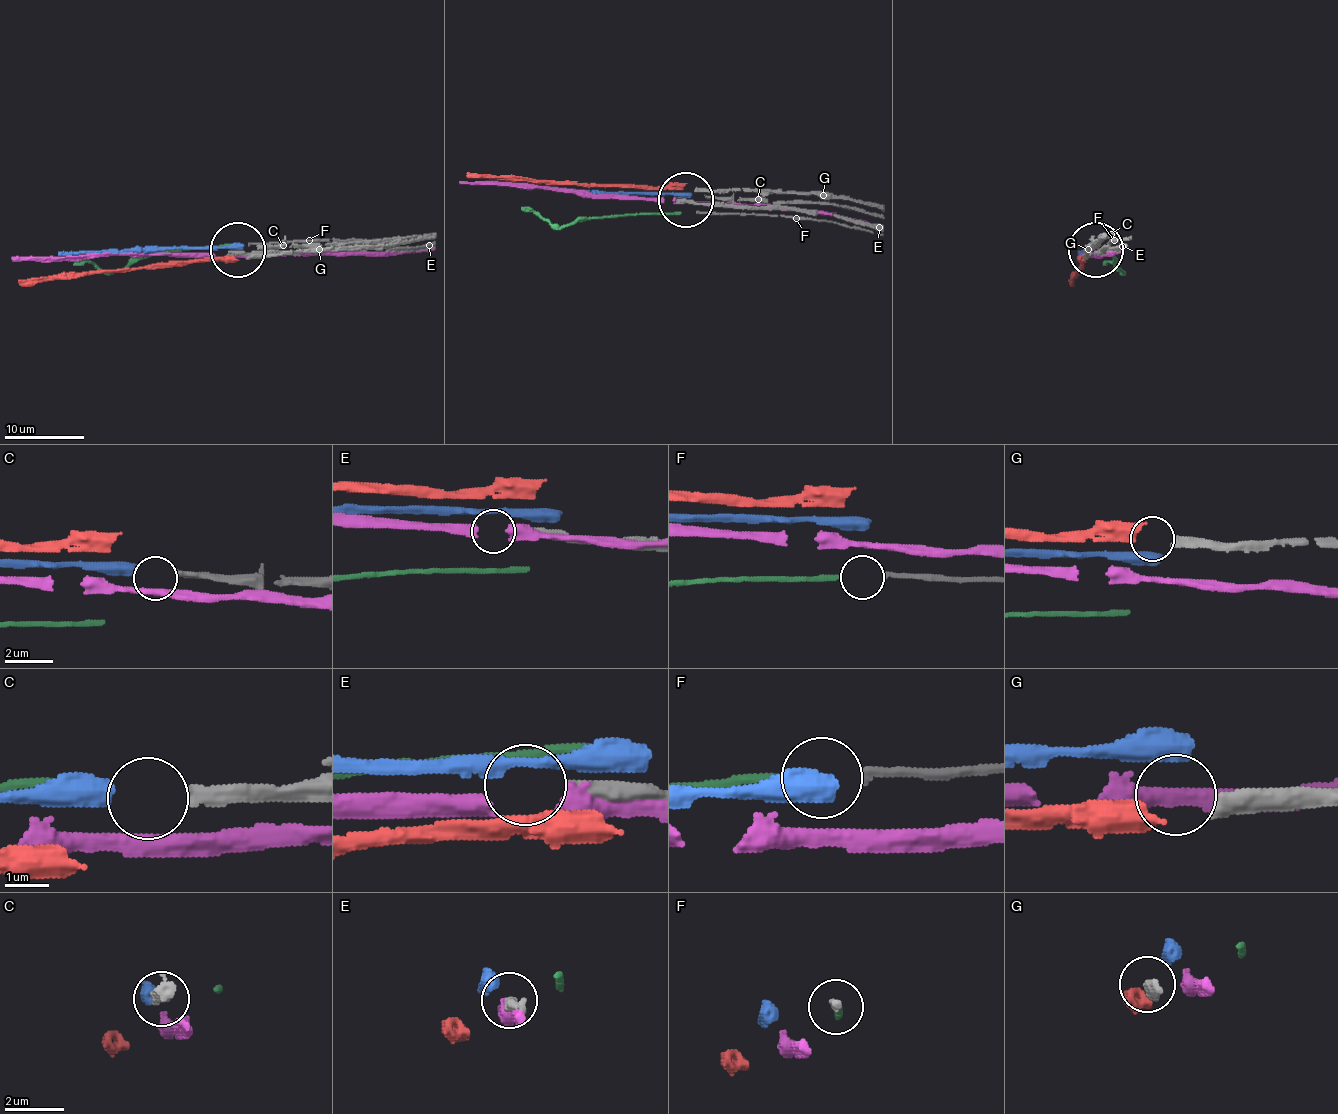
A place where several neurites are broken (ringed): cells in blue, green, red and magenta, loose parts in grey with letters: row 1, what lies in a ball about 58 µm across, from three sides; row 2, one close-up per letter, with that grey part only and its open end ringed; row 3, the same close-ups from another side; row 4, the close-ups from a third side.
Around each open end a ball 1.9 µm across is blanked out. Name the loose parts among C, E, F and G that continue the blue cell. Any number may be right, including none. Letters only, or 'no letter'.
C

